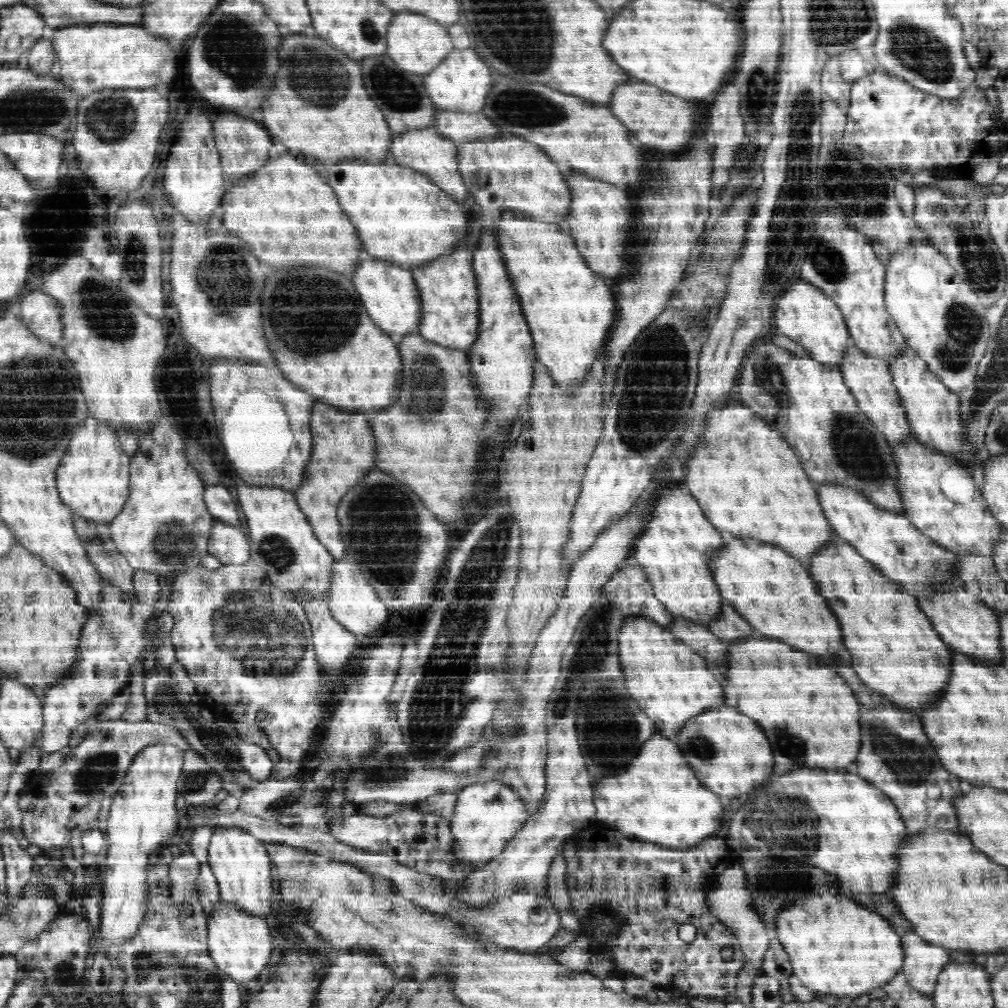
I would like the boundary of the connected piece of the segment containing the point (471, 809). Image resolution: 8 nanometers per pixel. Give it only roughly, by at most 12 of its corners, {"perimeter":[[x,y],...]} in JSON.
{"perimeter":[[500,781],[456,792],[448,820],[458,872],[484,869],[526,808]]}

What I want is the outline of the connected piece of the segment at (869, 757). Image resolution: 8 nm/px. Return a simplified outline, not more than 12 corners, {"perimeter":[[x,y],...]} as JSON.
{"perimeter":[[916,713],[862,714],[854,773],[910,834],[958,832],[962,784]]}

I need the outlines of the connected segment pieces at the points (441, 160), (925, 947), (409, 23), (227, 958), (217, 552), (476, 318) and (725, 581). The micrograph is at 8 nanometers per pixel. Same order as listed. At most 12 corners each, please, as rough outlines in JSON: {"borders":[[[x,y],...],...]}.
{"borders":[[[432,126],[391,144],[391,161],[424,172],[452,198],[470,196],[460,144]],[[914,932],[902,938],[903,975],[932,998],[950,954]],[[395,13],[388,55],[400,68],[434,72],[455,49],[447,28]],[[222,902],[208,919],[209,958],[238,984],[268,968],[268,919]],[[216,523],[209,554],[225,565],[246,564],[252,553],[248,536]],[[472,252],[414,270],[415,332],[469,349],[482,325]],[[756,540],[711,562],[760,636],[826,656],[842,626],[810,570]]]}

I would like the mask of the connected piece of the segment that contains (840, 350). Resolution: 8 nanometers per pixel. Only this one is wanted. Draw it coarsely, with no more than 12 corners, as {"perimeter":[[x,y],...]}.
{"perimeter":[[794,282],[778,301],[777,333],[840,370],[852,346],[841,310]]}

